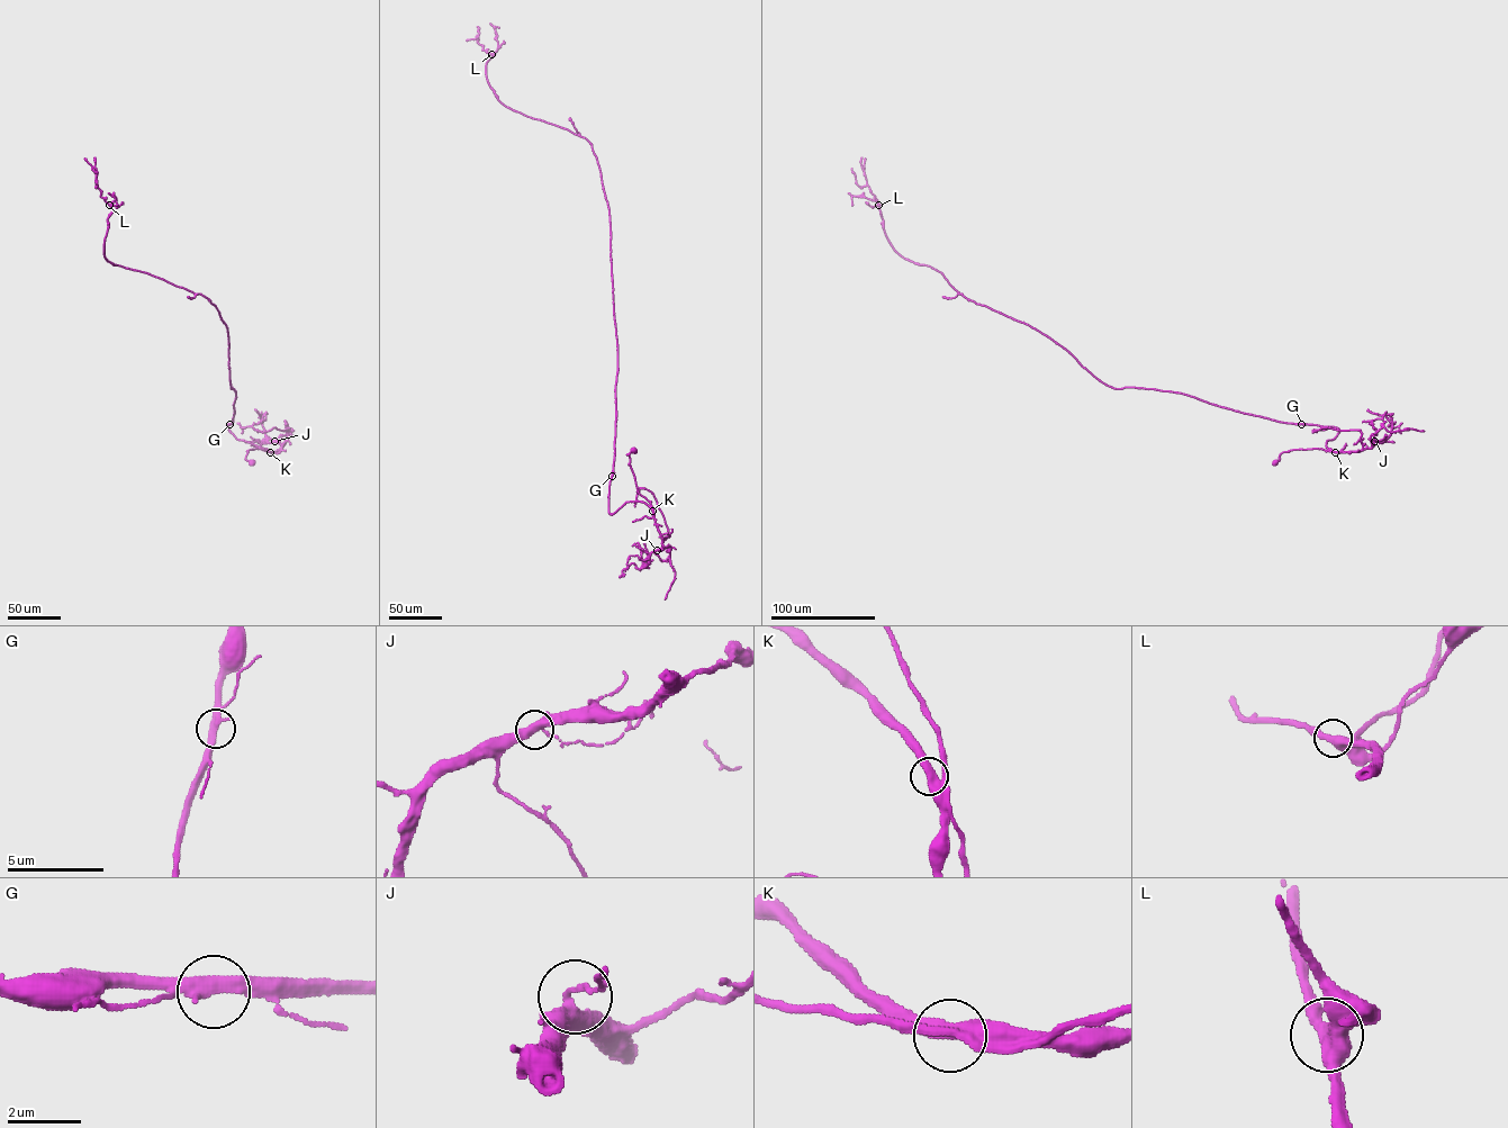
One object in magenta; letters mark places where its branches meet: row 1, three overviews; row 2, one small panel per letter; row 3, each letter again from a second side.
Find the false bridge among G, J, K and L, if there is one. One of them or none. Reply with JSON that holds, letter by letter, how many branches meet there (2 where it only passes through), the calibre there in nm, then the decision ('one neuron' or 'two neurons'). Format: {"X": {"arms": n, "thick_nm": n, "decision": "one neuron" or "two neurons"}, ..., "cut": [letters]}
{"G": {"arms": 3, "thick_nm": 340, "decision": "one neuron"}, "J": {"arms": 3, "thick_nm": 360, "decision": "one neuron"}, "K": {"arms": 3, "thick_nm": 380, "decision": "one neuron"}, "L": {"arms": 3, "thick_nm": 440, "decision": "one neuron"}, "cut": []}

